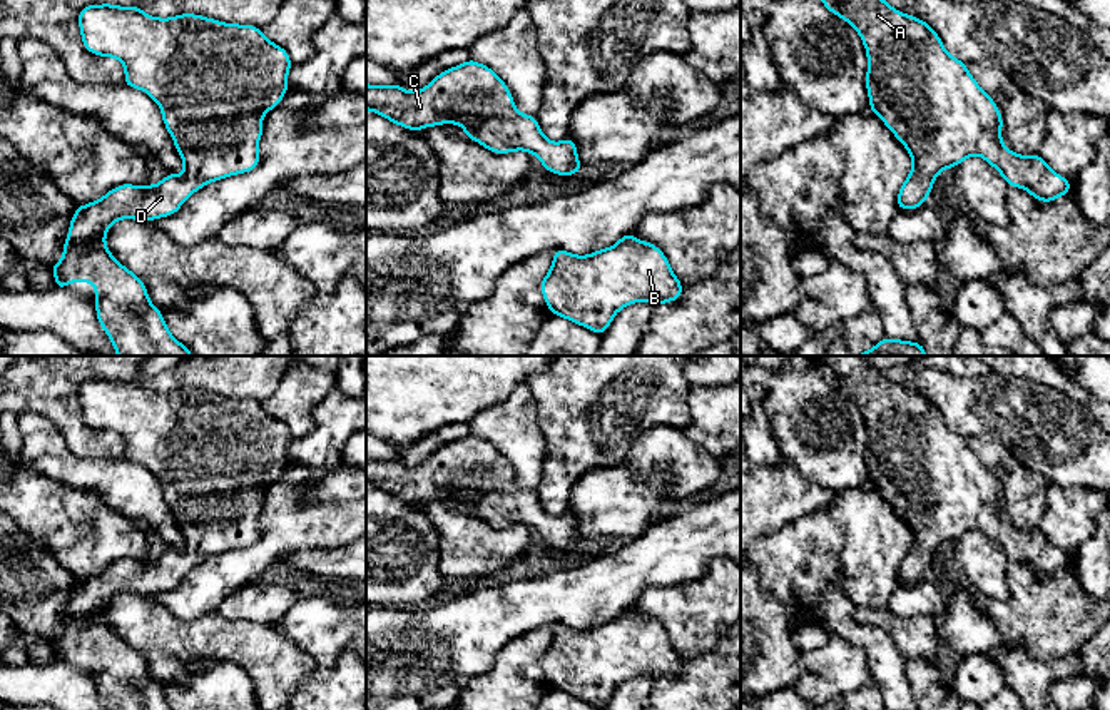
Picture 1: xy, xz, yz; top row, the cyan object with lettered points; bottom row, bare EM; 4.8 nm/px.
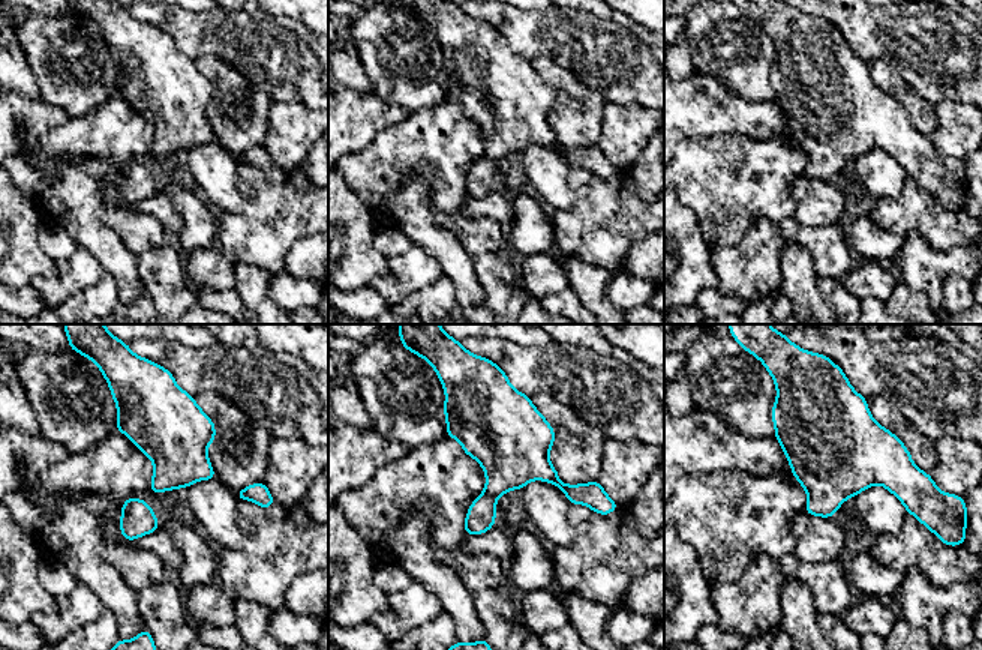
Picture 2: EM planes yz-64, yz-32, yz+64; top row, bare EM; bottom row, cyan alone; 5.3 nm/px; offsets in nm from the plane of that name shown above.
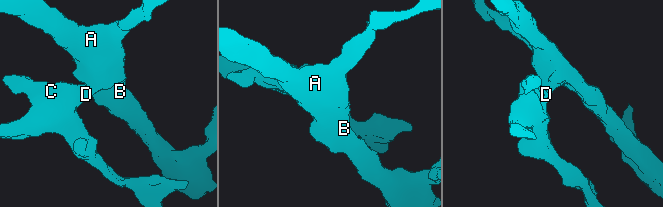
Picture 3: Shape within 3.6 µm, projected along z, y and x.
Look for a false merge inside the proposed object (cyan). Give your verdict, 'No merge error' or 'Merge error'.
No merge error

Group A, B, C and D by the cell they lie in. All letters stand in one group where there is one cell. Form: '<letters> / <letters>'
A B C D

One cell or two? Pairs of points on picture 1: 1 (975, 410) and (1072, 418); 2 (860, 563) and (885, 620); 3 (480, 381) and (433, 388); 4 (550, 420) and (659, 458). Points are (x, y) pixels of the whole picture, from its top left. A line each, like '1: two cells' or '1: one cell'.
1: one cell
2: two cells
3: one cell
4: two cells

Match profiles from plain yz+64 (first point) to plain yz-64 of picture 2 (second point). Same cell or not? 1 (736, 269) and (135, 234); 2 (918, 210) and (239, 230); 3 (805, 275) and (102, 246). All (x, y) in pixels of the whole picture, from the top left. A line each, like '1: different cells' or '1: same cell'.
1: same cell
2: same cell
3: same cell

